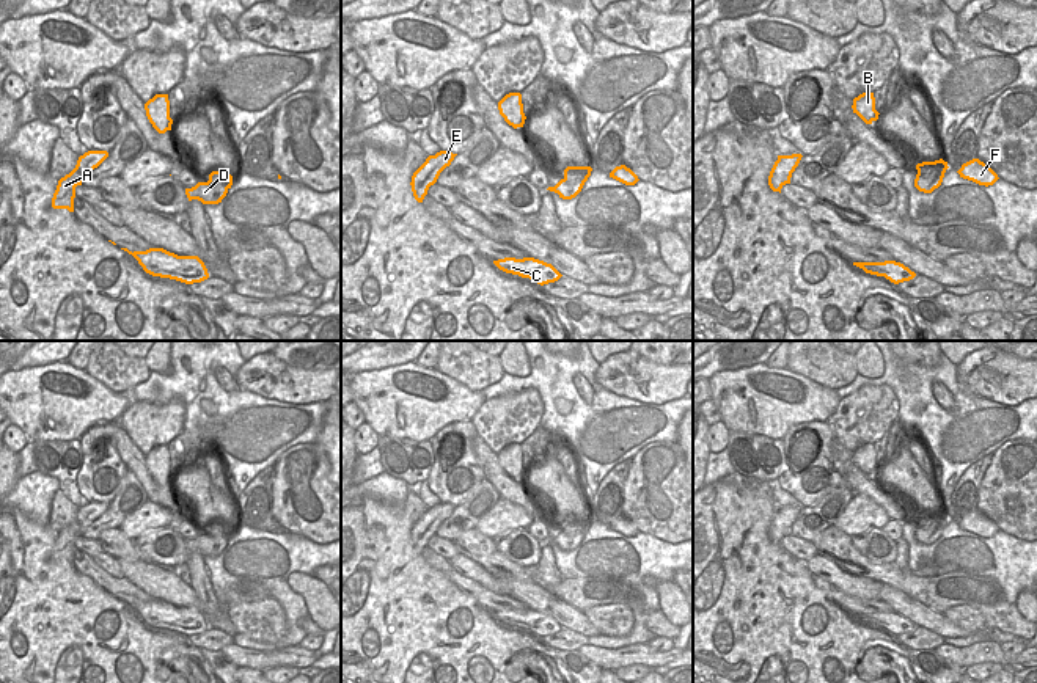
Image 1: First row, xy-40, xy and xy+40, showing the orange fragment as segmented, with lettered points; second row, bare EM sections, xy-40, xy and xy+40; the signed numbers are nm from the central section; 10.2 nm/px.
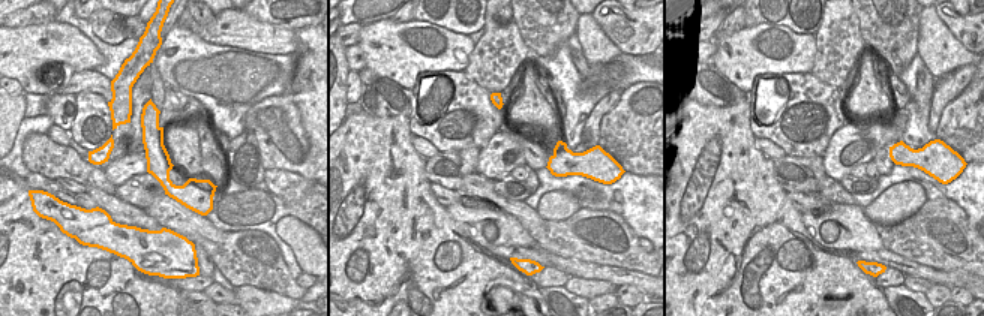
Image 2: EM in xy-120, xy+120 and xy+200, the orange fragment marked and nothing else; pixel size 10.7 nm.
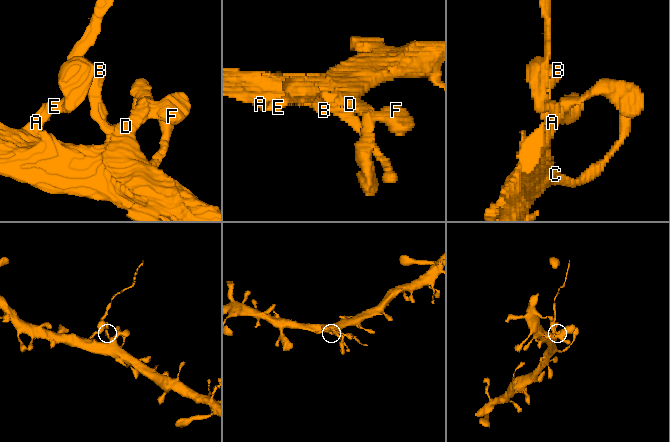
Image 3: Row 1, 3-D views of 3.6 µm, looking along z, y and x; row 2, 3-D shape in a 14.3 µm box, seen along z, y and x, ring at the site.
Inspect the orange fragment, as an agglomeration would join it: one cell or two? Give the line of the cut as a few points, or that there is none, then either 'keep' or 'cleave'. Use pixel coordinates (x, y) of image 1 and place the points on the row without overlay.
xy+40 (776, 512), (783, 512), (792, 523) | cleave

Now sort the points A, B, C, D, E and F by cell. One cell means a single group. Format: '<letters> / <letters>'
A B C D F / E

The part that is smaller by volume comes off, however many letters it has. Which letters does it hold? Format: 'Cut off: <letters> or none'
Cut off: E

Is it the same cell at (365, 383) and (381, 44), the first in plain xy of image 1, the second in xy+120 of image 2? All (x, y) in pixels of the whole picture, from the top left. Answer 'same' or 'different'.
same

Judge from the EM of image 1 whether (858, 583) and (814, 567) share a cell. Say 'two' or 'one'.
one

